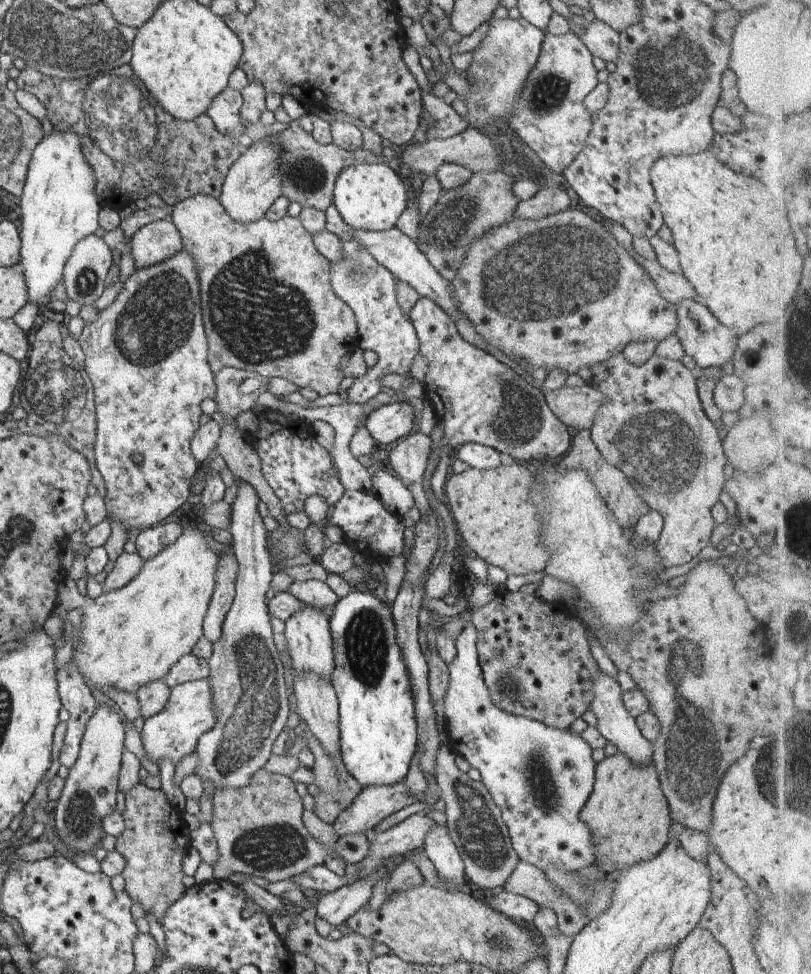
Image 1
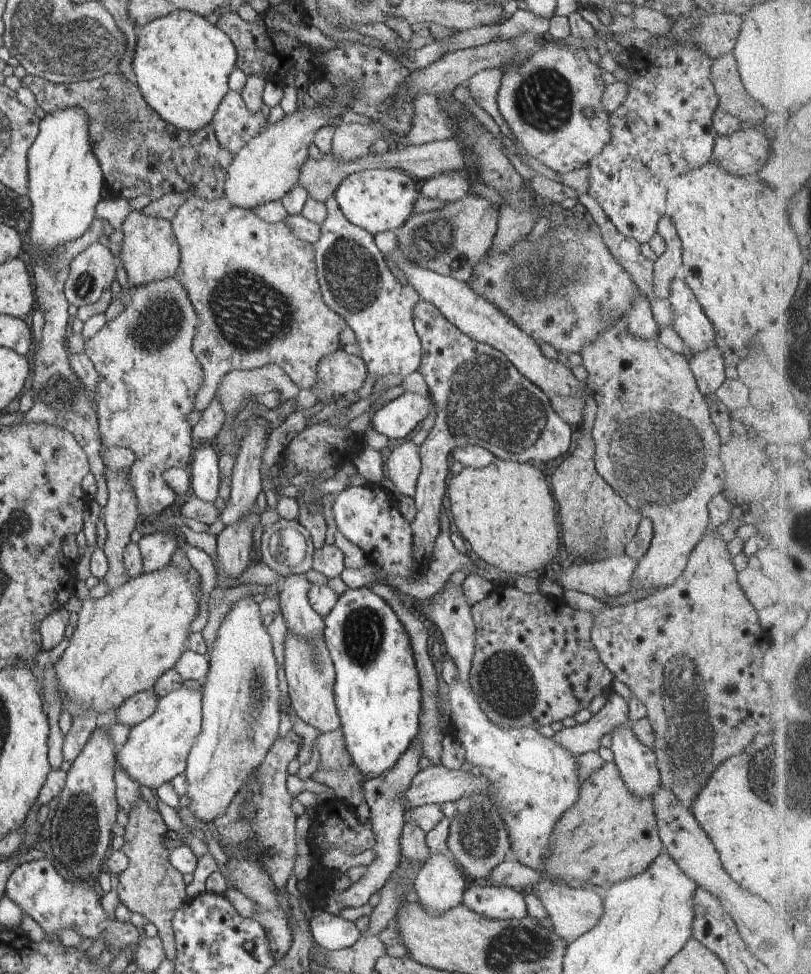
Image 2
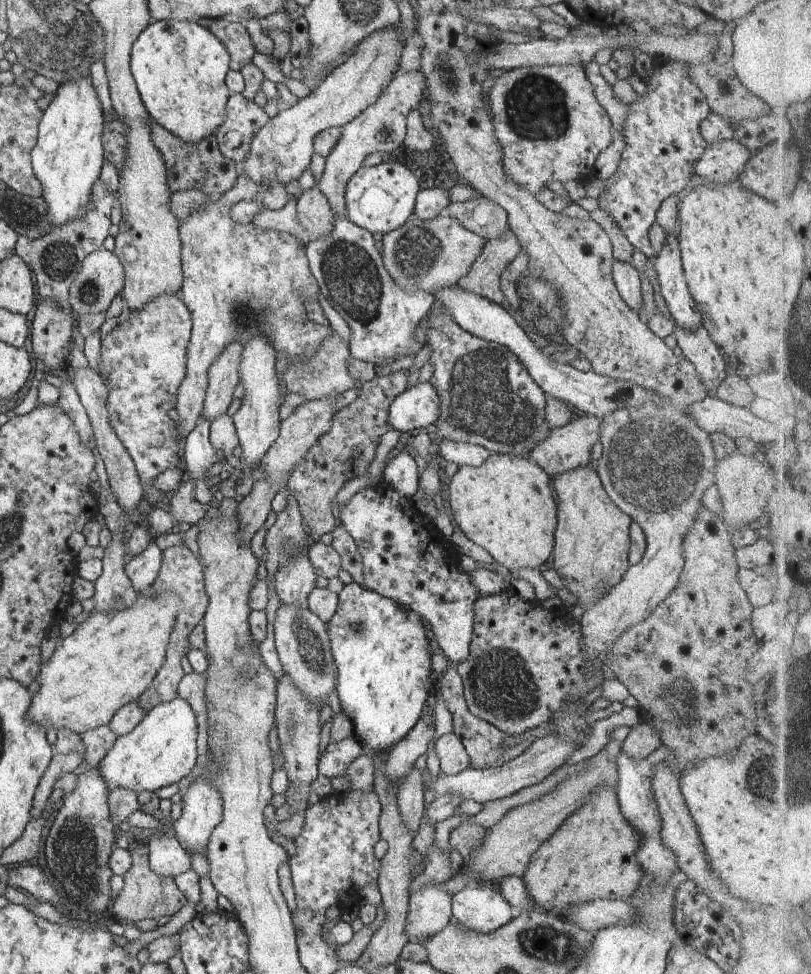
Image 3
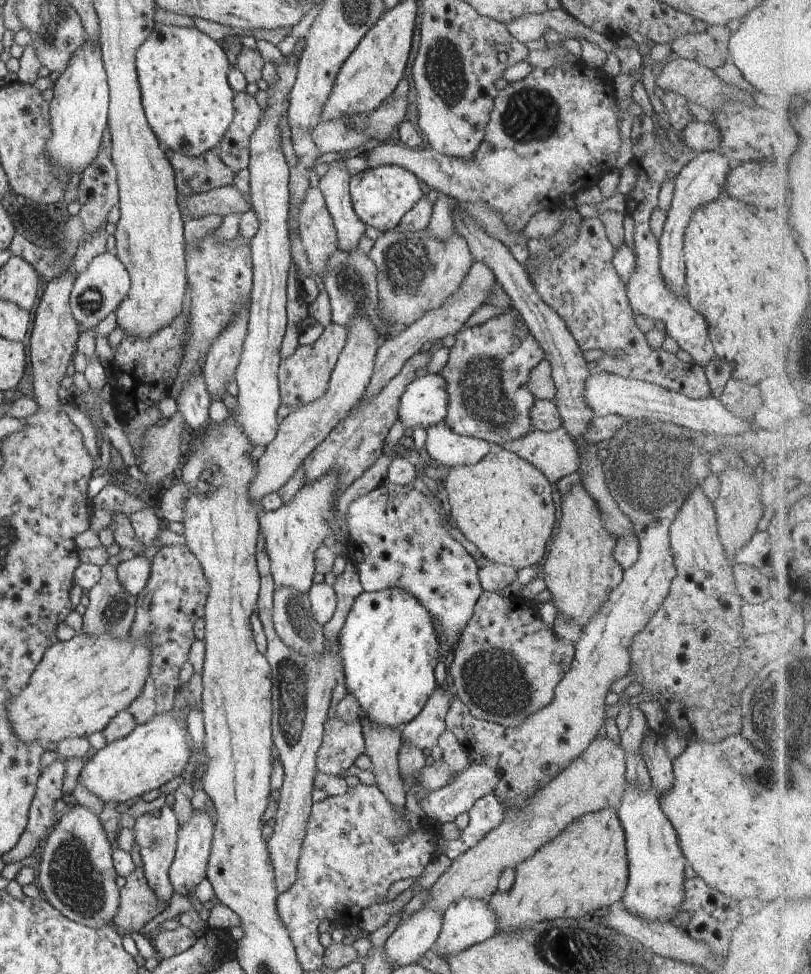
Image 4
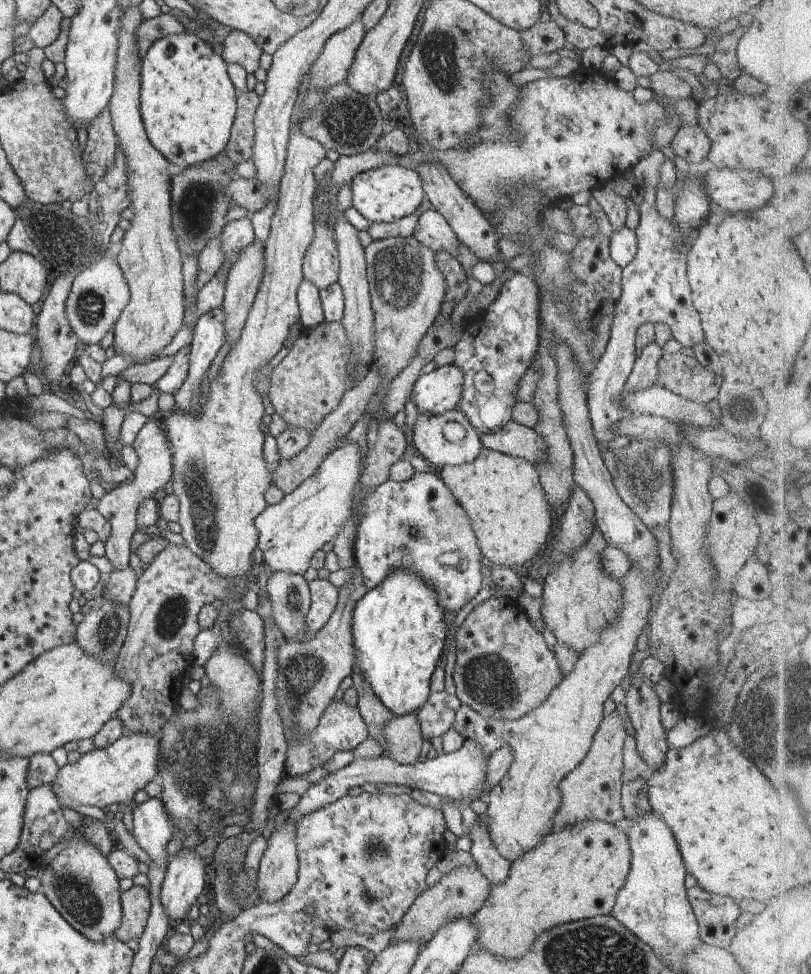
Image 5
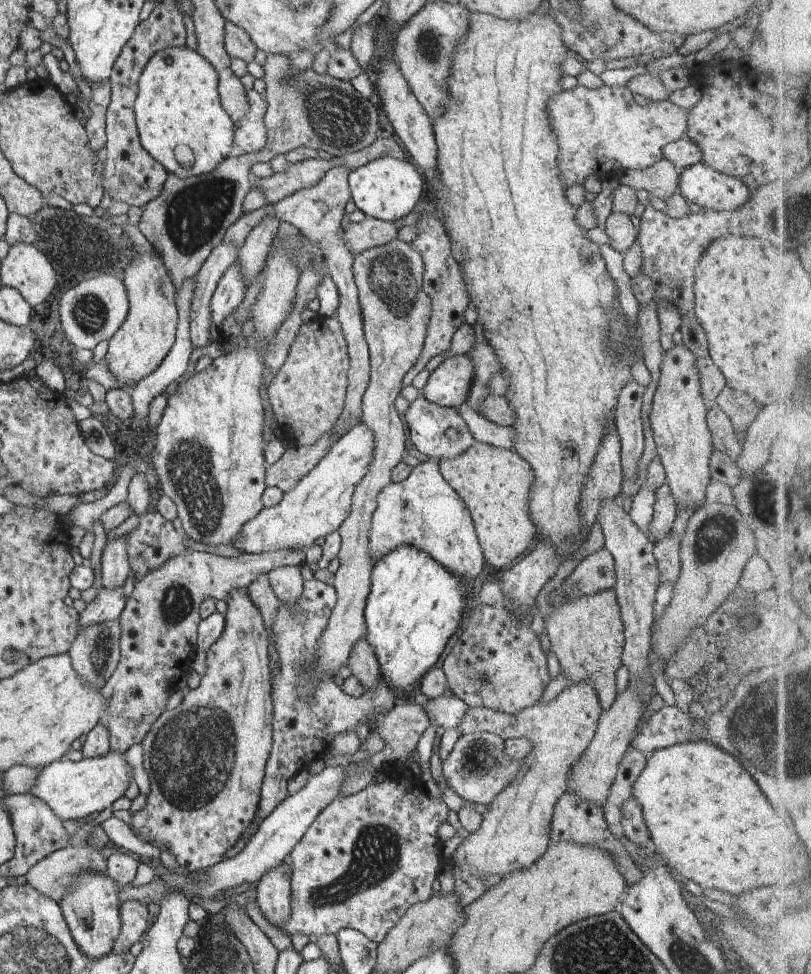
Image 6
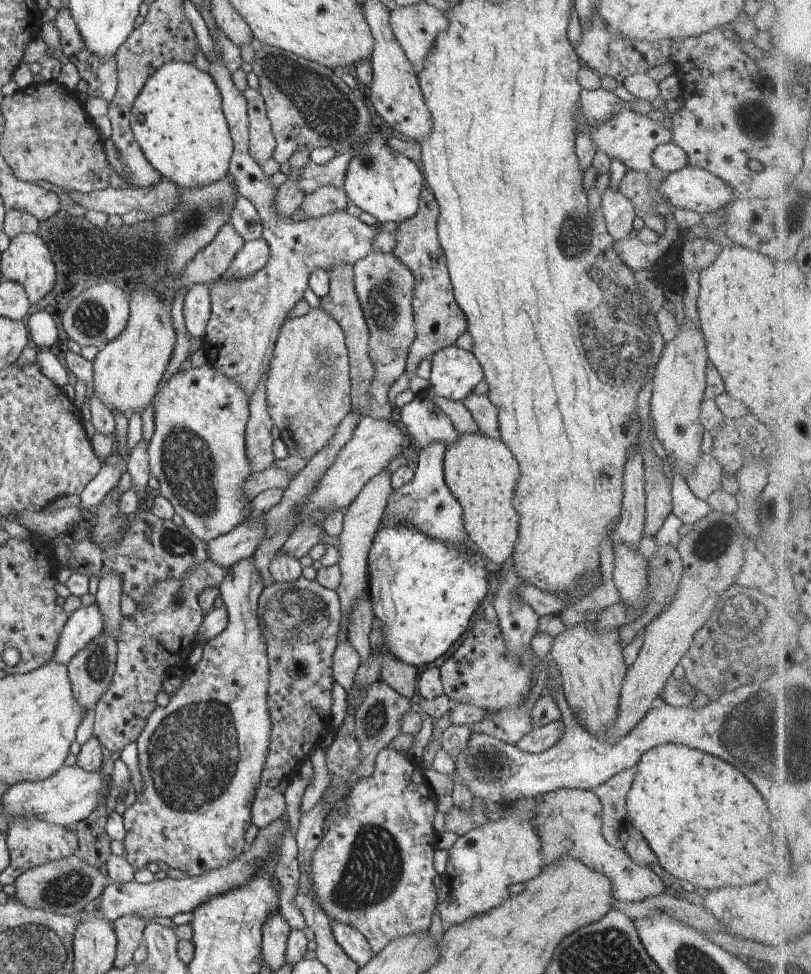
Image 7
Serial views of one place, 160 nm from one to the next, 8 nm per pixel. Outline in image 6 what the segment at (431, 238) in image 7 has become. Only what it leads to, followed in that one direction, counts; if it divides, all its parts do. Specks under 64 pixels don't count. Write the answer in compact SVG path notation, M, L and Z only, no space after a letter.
M424 197L419 199L415 206L415 212L419 212L419 218L414 225L417 228L417 236L411 240L410 244L413 250L419 252L423 260L422 288L423 292L429 296L431 314L429 314L427 332L419 358L403 375L401 387L410 385L414 376L423 370L431 358L449 348L455 332L465 323L464 312L470 302L465 292L465 284L463 284L458 263L451 257L449 236L443 229L441 221L435 216L434 208L434 203Z

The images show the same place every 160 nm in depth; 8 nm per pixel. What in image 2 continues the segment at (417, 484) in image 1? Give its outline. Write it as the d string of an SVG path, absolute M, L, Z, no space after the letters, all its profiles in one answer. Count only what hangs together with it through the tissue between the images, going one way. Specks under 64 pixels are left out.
M408 440L391 451L387 458L387 476L402 496L413 497L420 472L418 447Z

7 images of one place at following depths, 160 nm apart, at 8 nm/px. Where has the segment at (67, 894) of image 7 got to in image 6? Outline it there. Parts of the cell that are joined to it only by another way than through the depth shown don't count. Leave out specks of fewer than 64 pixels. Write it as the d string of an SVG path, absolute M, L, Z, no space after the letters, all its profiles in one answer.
M83 842L63 847L45 856L29 868L24 876L30 888L43 896L49 896L57 903L67 892L73 876L85 868L91 872L106 874L106 861L102 858L101 850Z

